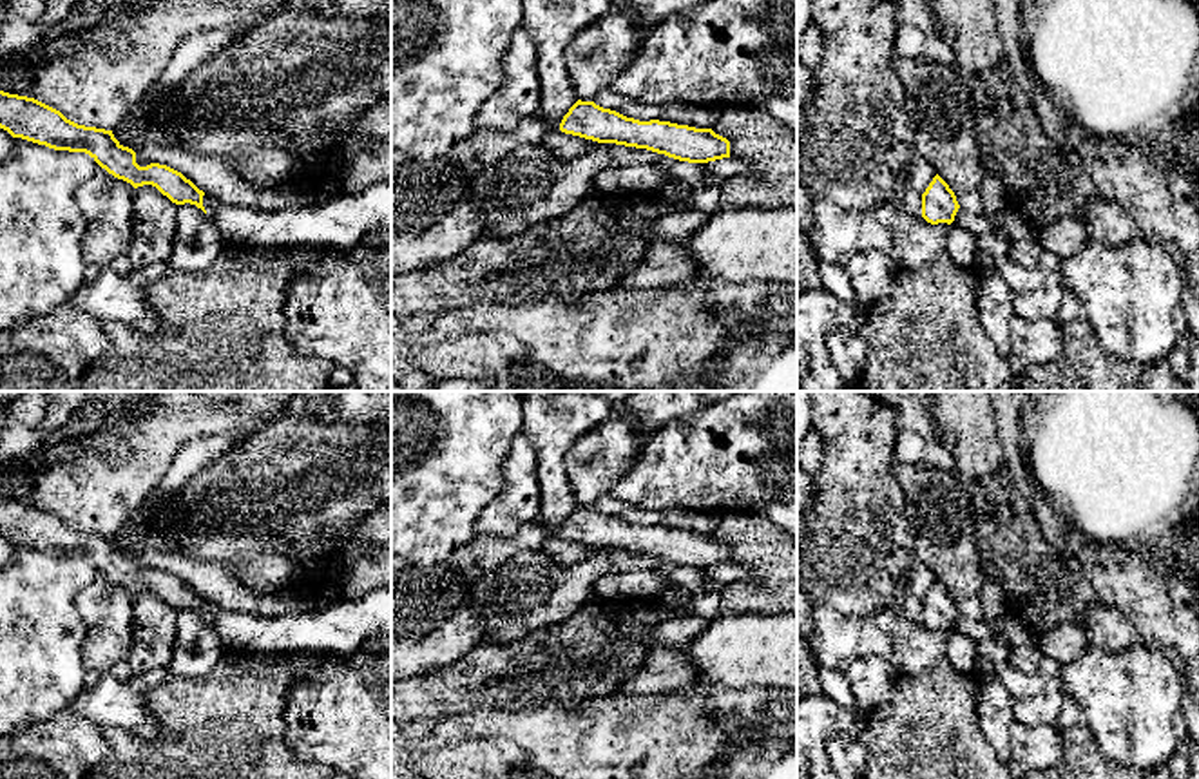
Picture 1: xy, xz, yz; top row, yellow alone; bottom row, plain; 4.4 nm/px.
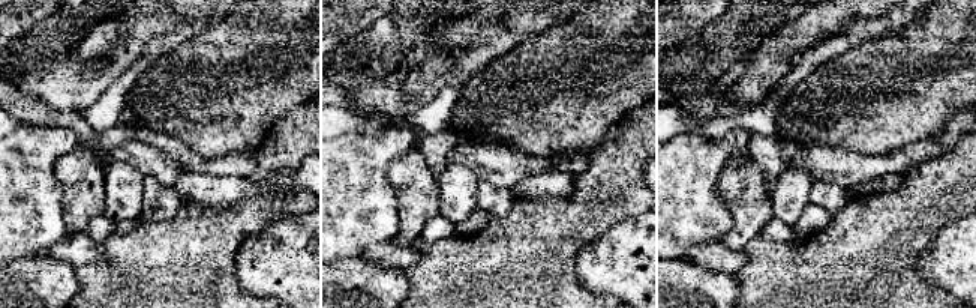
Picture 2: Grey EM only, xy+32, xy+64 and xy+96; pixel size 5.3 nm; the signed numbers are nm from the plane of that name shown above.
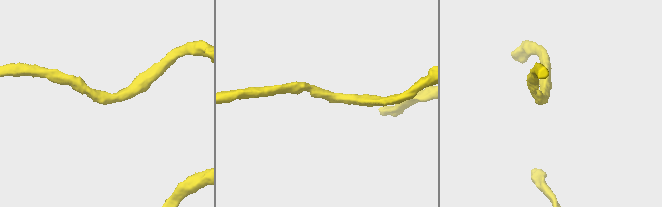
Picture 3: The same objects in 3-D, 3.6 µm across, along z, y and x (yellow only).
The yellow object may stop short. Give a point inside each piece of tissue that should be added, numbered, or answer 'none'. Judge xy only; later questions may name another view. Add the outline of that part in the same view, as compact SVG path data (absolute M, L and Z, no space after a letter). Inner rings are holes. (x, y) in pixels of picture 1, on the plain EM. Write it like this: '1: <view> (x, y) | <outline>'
none

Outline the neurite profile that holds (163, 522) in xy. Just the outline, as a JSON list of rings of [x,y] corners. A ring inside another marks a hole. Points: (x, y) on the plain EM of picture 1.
[[[165,498],[163,502],[159,502],[154,515],[149,518],[149,529],[150,534],[159,534],[161,538],[165,538],[176,551],[174,533],[177,531],[177,516],[172,513],[172,509],[172,498]]]

